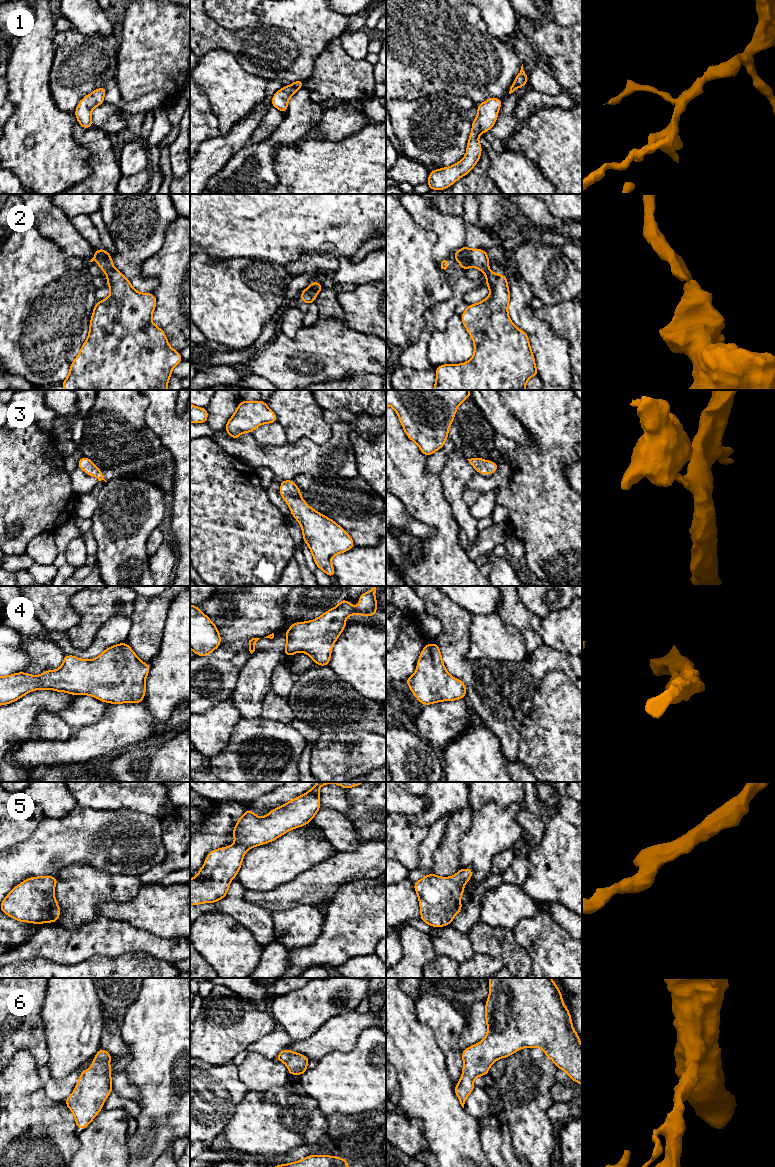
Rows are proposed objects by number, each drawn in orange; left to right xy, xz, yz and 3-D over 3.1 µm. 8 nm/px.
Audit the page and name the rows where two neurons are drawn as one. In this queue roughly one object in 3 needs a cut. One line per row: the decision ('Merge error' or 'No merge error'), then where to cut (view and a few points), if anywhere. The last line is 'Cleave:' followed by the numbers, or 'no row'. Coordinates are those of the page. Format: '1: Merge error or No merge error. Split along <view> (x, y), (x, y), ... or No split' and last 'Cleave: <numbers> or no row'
1: No merge error. No split
2: No merge error. No split
3: No merge error. No split
4: No merge error. No split
5: No merge error. No split
6: No merge error. No split
Cleave: no row

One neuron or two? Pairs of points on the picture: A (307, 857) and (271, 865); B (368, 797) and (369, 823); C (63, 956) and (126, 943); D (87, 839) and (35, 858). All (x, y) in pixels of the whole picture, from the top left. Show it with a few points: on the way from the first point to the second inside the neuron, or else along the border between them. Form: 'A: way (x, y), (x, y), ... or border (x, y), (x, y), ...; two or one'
A: way (298, 857), (286, 857), (280, 861); one
B: way (369, 803), (369, 817); one
C: way (79, 949), (85, 943), (110, 943); one
D: way (74, 839), (58, 842), (48, 850); one

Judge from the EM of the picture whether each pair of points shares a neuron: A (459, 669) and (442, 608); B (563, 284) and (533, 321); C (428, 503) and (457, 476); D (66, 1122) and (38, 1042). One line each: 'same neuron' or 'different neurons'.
A: same neuron
B: different neurons
C: different neurons
D: different neurons

